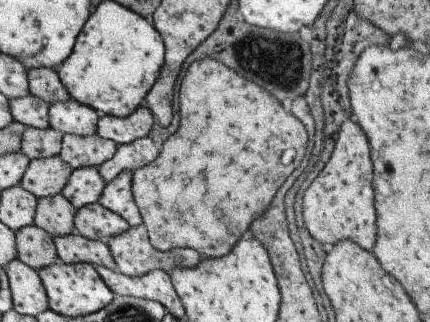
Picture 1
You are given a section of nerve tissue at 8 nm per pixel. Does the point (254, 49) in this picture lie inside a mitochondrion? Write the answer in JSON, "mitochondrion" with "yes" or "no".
{"mitochondrion":"yes"}

